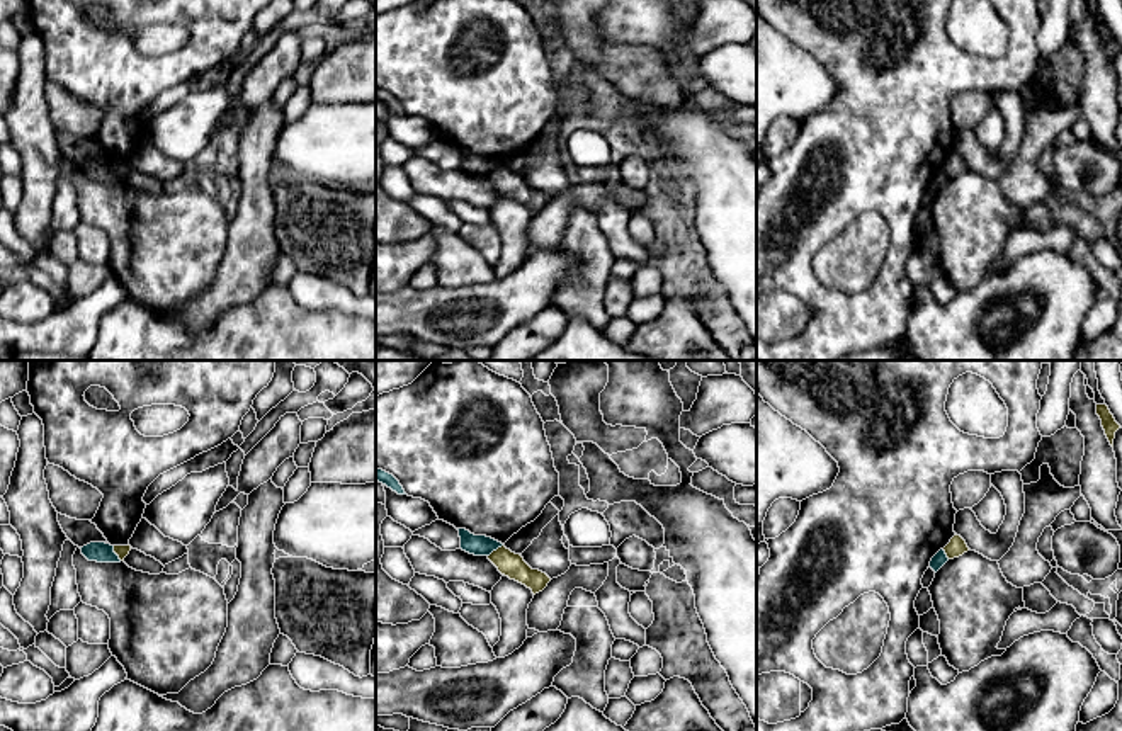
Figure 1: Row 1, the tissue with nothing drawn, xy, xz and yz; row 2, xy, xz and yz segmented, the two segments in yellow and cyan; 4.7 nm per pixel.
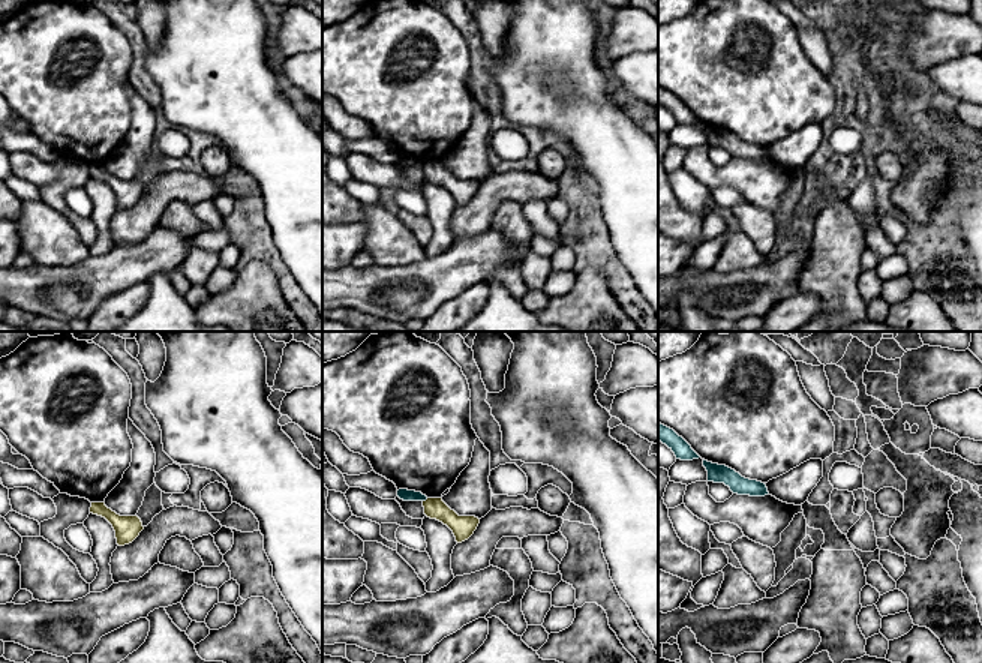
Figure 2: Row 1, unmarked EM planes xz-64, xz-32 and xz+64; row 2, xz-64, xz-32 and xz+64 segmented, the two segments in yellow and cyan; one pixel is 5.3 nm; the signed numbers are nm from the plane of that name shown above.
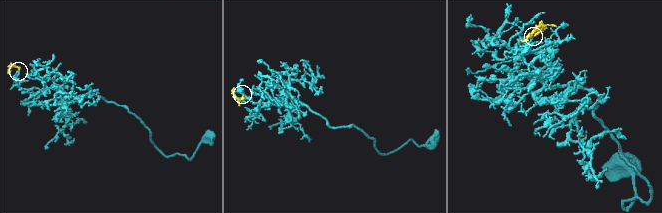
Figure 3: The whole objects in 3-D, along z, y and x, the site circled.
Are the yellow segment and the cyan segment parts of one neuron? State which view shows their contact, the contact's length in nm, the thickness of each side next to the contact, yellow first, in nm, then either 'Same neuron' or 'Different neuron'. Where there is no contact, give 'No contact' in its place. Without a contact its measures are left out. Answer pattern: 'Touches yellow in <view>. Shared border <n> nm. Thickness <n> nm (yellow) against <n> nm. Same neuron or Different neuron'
Touches yellow in xy. Shared border 80 nm. Thickness 60 nm (yellow) against 100 nm. Different neuron

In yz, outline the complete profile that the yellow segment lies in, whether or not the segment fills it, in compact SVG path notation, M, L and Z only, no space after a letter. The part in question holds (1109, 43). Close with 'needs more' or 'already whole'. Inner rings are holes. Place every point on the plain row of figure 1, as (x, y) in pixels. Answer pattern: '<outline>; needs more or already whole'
M1096 24L1096 34L1100 36L1105 54L1114 66L1115 51L1120 48L1120 44L1115 41L1107 24Z; already whole

